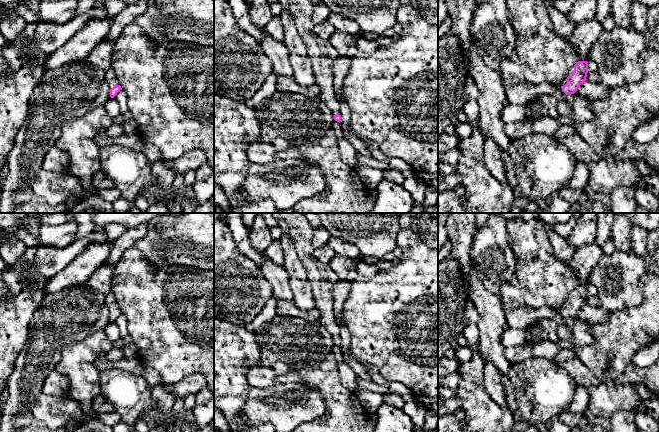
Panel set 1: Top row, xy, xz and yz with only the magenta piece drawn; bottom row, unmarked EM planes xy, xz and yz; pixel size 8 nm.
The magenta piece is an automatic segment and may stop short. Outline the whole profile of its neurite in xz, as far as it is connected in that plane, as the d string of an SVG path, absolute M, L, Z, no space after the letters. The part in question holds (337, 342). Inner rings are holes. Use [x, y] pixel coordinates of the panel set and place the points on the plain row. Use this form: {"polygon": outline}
{"polygon": "M272 213L284 235L289 236L294 244L298 257L304 266L311 282L316 308L321 313L321 325L332 335L334 344L341 346L340 325L336 322L332 288L339 281L338 275L329 265L321 263L314 256L312 239L314 229L304 213Z"}

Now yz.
{"polygon": "M578 285L570 294L570 299L561 307L555 308L554 311L565 318L574 318L580 309L587 304L587 297L588 286Z"}

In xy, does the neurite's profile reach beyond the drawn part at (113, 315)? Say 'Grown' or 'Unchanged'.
Grown

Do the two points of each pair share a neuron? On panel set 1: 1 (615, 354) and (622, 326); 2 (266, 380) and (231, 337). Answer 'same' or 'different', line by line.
1: same
2: different

